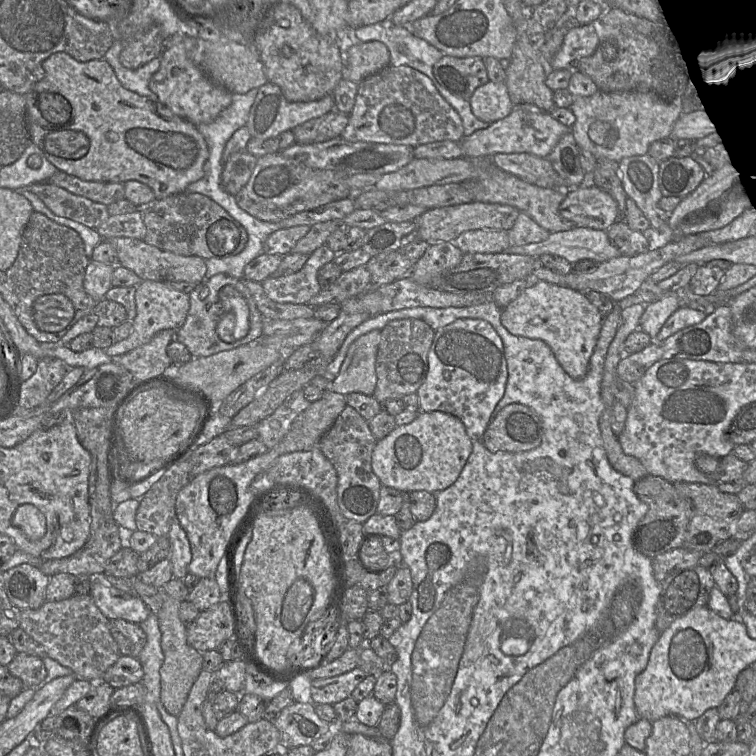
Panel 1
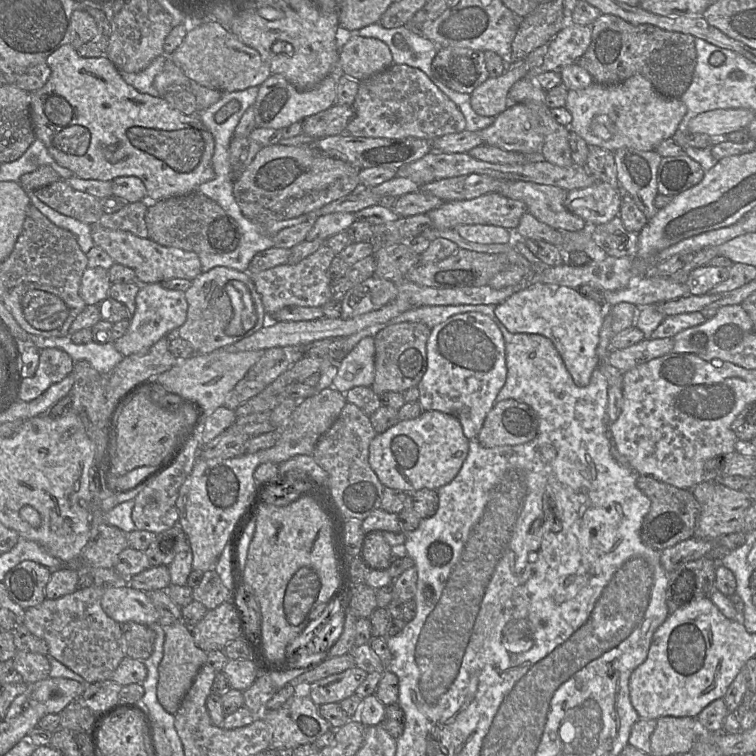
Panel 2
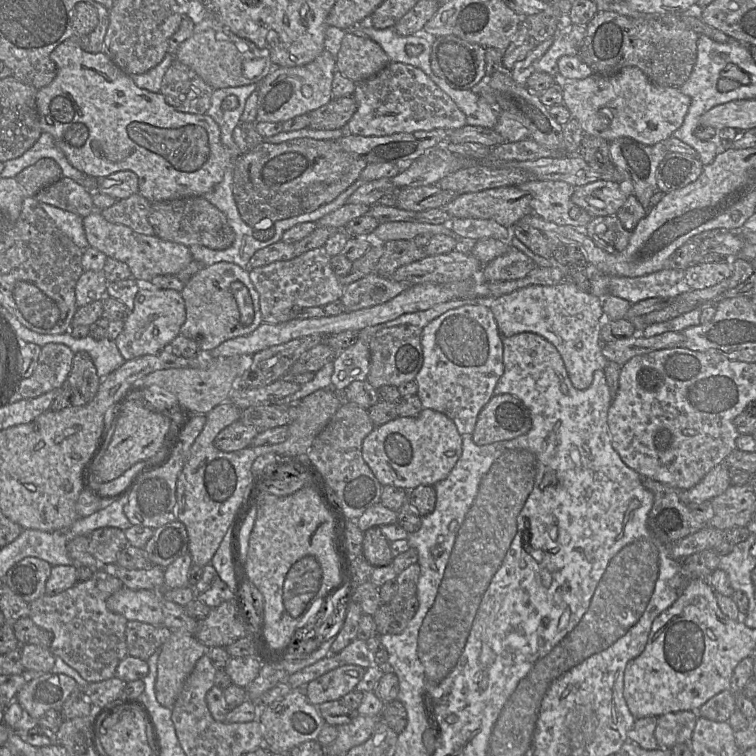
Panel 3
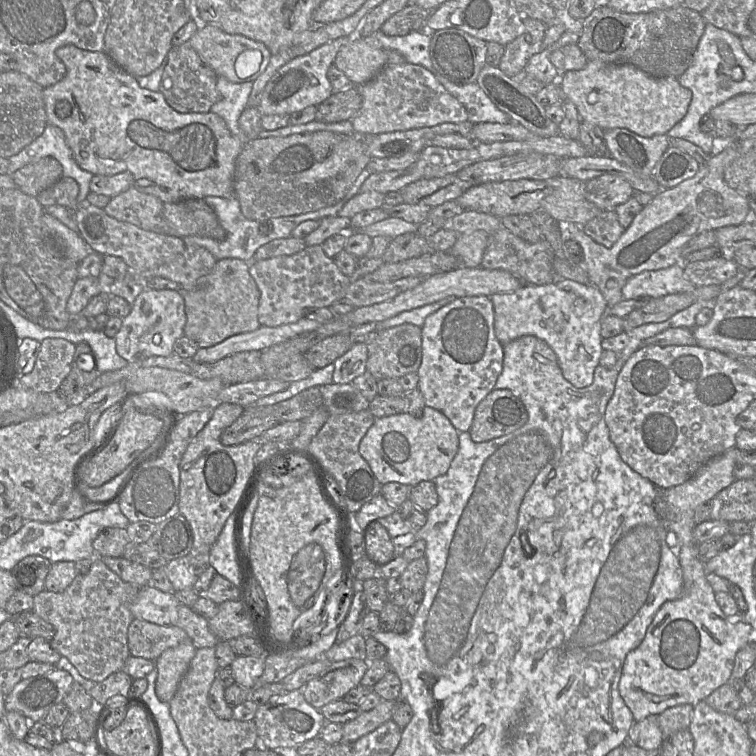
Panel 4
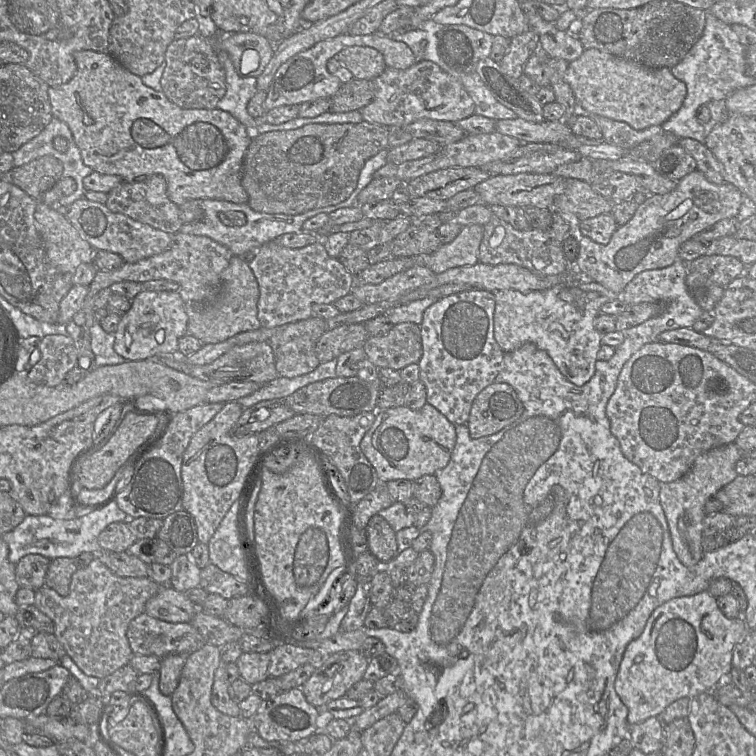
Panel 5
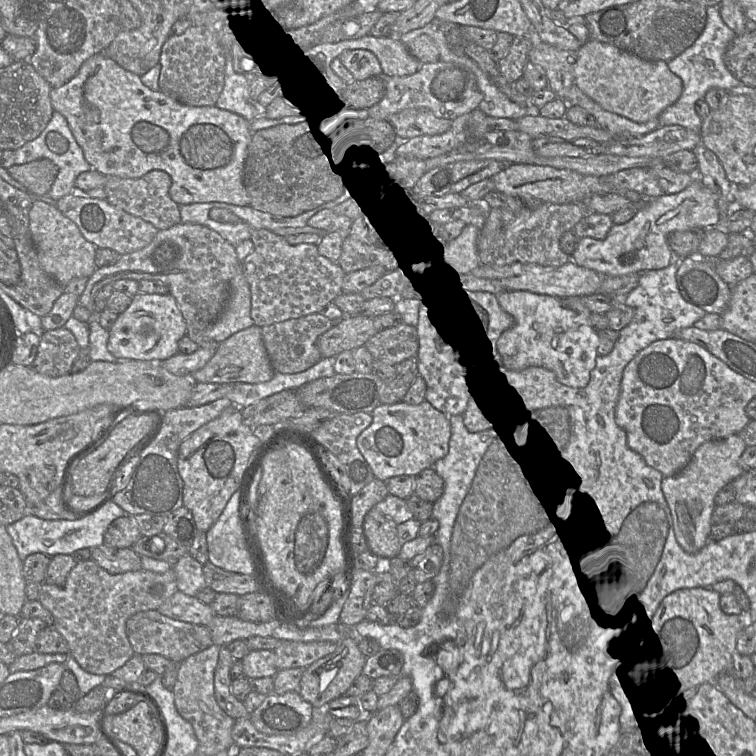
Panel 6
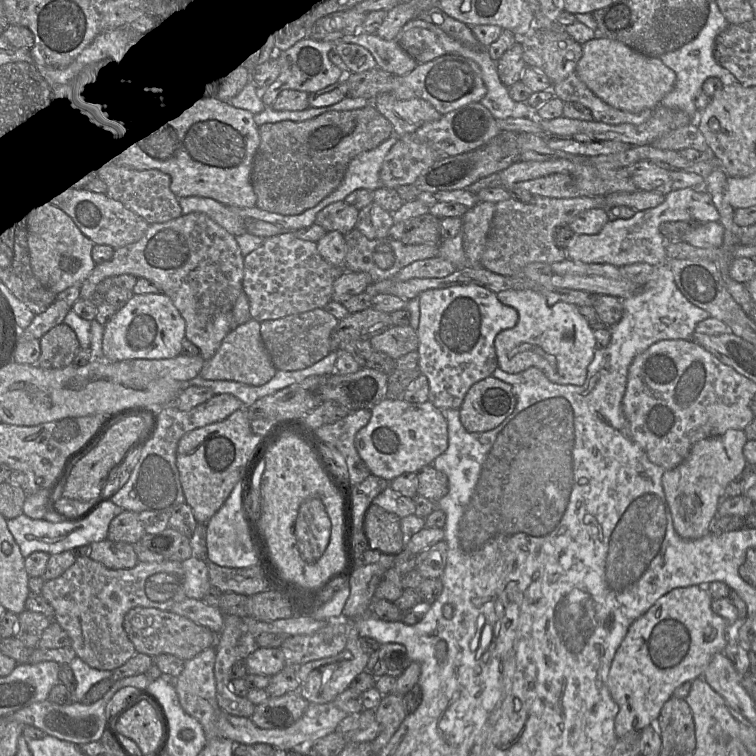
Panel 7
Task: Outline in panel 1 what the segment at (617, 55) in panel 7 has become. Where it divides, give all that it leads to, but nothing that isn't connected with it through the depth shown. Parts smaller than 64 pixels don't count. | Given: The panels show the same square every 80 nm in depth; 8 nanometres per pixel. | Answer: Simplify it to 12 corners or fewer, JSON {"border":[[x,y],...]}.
{"border":[[644,90],[574,96],[578,148],[616,162],[671,137],[677,105]]}

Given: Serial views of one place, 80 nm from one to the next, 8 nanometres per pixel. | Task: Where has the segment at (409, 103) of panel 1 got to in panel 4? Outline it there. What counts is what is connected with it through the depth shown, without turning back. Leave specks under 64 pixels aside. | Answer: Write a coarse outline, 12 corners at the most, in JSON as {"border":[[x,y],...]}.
{"border":[[387,64],[355,86],[355,134],[468,120],[421,65]]}

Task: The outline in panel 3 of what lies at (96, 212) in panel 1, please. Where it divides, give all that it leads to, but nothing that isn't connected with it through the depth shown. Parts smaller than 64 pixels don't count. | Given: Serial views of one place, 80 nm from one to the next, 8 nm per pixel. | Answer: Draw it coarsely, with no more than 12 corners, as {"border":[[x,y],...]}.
{"border":[[62,176],[35,197],[84,218],[97,211],[91,194]]}

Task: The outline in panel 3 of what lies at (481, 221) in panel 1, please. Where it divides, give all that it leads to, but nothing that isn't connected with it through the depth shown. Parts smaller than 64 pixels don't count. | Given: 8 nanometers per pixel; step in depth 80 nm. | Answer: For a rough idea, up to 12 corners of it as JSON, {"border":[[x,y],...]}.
{"border":[[519,186],[458,195],[452,219],[493,220],[511,229],[533,213]]}

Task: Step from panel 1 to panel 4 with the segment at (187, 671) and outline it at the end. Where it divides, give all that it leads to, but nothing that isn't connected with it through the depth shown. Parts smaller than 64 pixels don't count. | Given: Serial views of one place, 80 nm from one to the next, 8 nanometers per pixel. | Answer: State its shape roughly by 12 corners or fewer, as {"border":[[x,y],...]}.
{"border":[[192,640],[155,660],[155,692],[172,700],[196,651]]}

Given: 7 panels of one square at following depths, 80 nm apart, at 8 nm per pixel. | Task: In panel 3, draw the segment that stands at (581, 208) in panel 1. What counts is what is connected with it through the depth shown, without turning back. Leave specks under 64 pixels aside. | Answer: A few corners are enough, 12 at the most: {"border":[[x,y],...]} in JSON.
{"border":[[617,181],[575,188],[572,202],[592,217],[616,215],[627,199]]}

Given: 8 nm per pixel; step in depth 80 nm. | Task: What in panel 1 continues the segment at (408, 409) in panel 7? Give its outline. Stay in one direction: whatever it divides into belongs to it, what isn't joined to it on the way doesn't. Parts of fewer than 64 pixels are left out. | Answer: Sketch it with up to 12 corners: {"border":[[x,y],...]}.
{"border":[[419,412],[376,442],[382,486],[435,494],[473,441],[458,417]]}

